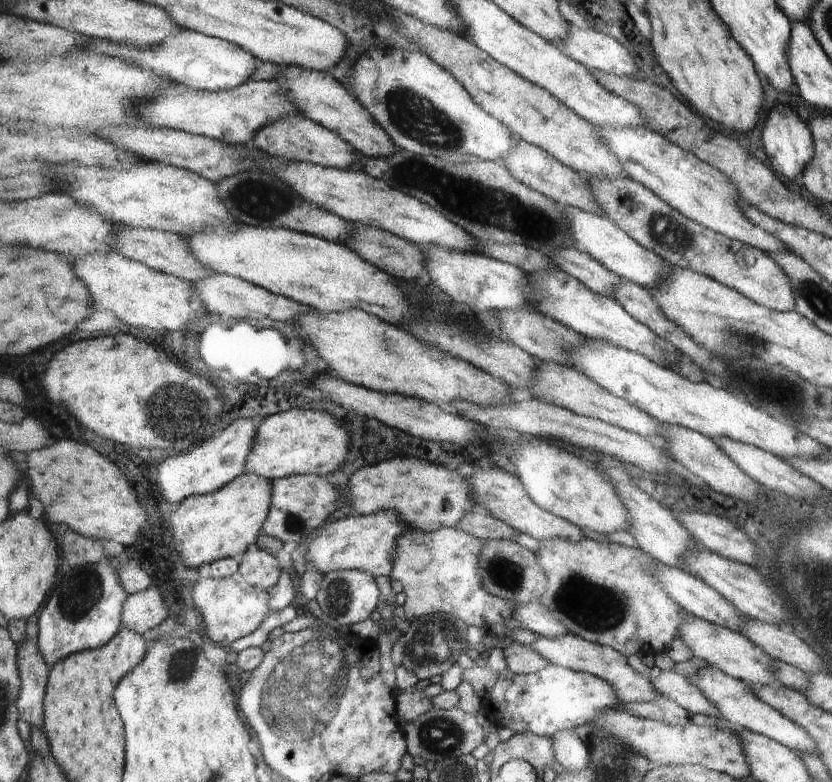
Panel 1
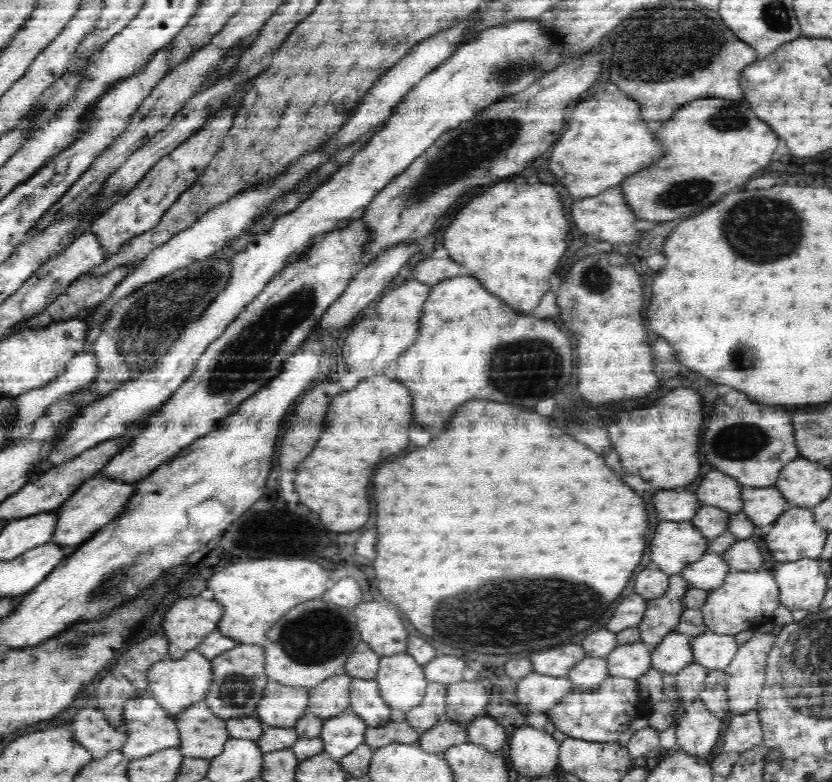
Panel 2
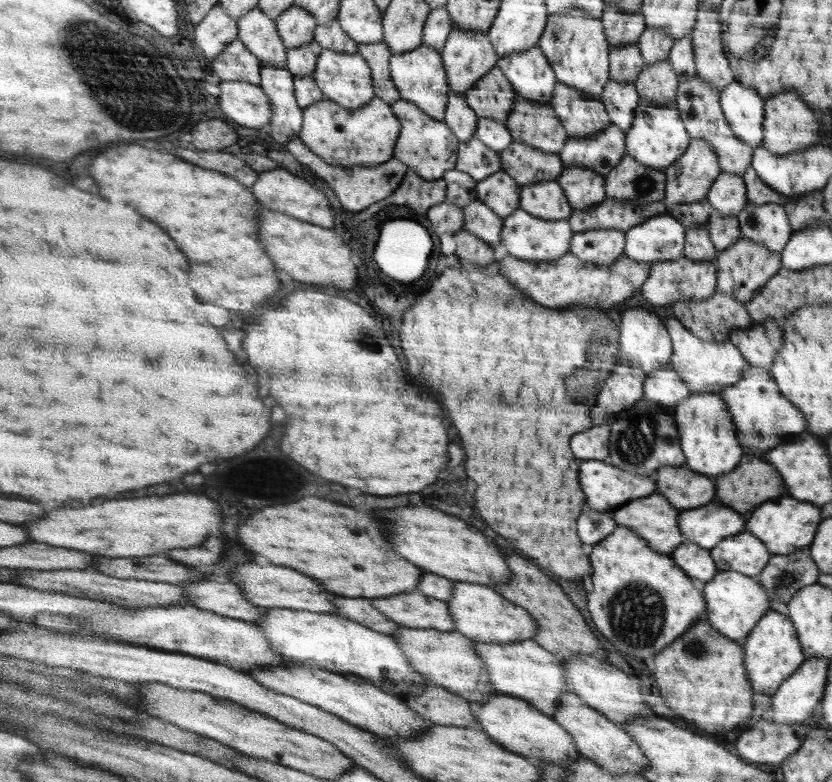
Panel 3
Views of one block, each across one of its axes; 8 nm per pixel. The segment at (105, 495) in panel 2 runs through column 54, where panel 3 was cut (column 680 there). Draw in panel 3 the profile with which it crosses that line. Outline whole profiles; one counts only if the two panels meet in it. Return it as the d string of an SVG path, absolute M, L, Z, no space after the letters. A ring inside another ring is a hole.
M658 492L640 500L610 510L617 527L625 526L645 538L651 547L660 554L671 554L685 540L680 527L680 510L669 503L665 495Z

